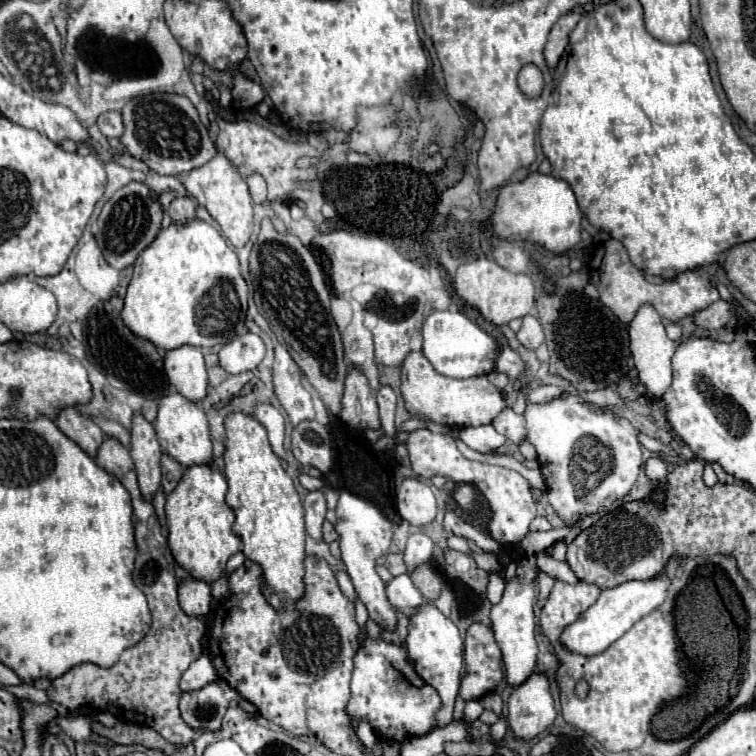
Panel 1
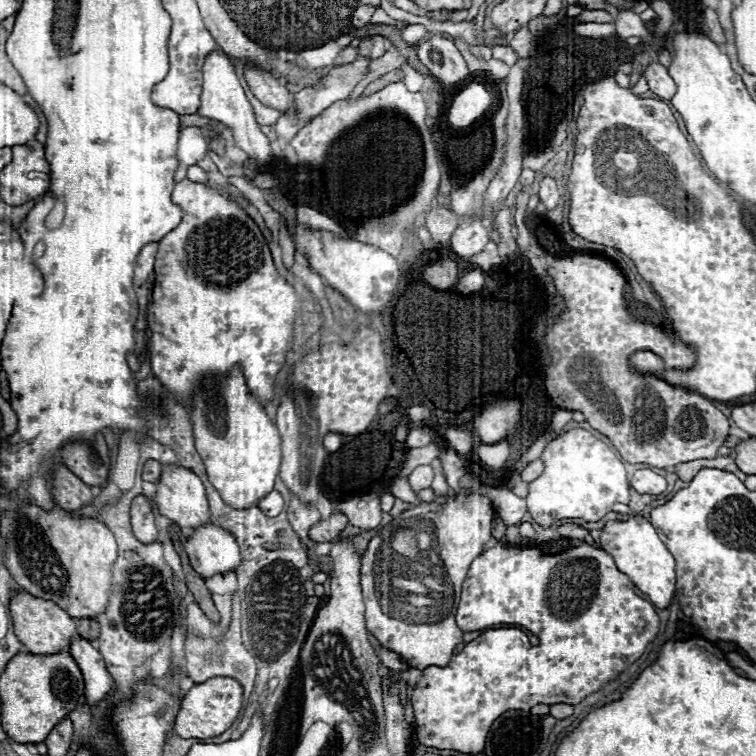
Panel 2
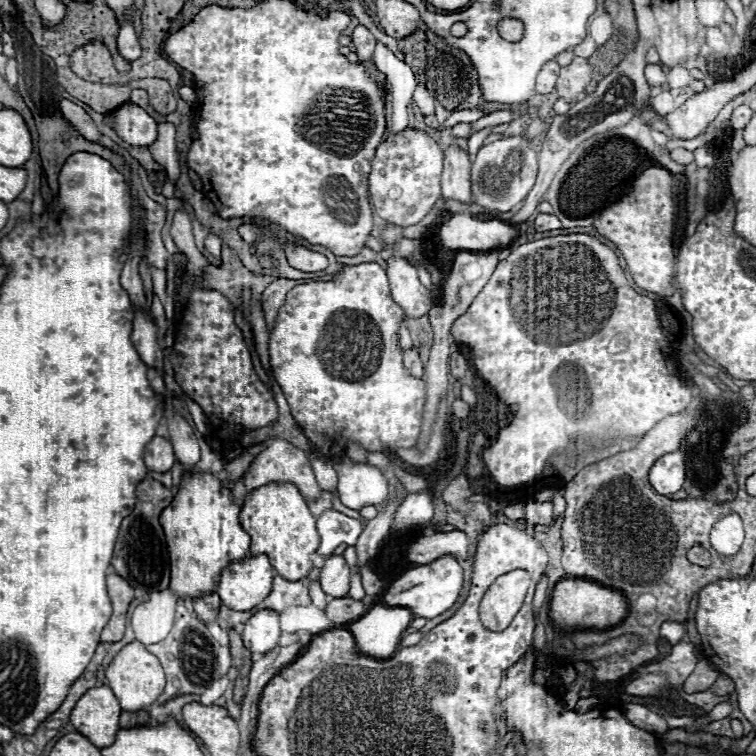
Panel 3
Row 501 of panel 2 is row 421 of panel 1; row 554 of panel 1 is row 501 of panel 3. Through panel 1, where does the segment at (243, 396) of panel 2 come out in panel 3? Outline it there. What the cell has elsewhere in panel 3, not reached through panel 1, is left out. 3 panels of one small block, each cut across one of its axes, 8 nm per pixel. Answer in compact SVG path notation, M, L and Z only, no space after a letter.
M268 484L248 494L240 512L240 524L252 536L252 556L266 554L274 570L286 580L294 582L308 576L312 570L312 554L320 546L320 534L316 530L316 518L310 514L306 500L294 484Z

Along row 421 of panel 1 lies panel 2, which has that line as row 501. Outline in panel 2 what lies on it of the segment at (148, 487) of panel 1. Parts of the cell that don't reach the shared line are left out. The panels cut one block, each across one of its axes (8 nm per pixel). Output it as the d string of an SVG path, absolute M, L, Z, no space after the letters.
M136 496L132 500L130 522L132 522L132 534L136 536L136 540L140 540L142 544L156 542L158 530L154 526L154 516L152 516L150 504L148 504L148 500L144 496Z

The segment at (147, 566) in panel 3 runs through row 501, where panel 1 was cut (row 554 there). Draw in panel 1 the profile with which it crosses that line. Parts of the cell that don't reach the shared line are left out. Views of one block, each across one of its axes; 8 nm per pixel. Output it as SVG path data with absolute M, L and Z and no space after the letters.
M106 438L96 454L96 464L114 474L124 488L130 492L134 506L134 530L136 530L136 566L134 566L134 584L146 594L148 608L152 614L152 624L148 634L132 648L124 650L120 660L110 668L98 668L96 664L78 664L60 678L52 680L46 690L52 702L62 704L68 710L76 708L92 708L112 712L118 720L136 722L140 726L154 728L164 740L172 744L188 744L194 736L194 730L184 724L178 712L178 700L182 690L178 688L178 680L182 672L204 652L202 636L206 626L202 620L188 616L178 604L178 580L174 576L174 558L168 548L166 538L162 536L156 512L152 502L142 500L136 468L130 456L130 450L116 438Z

